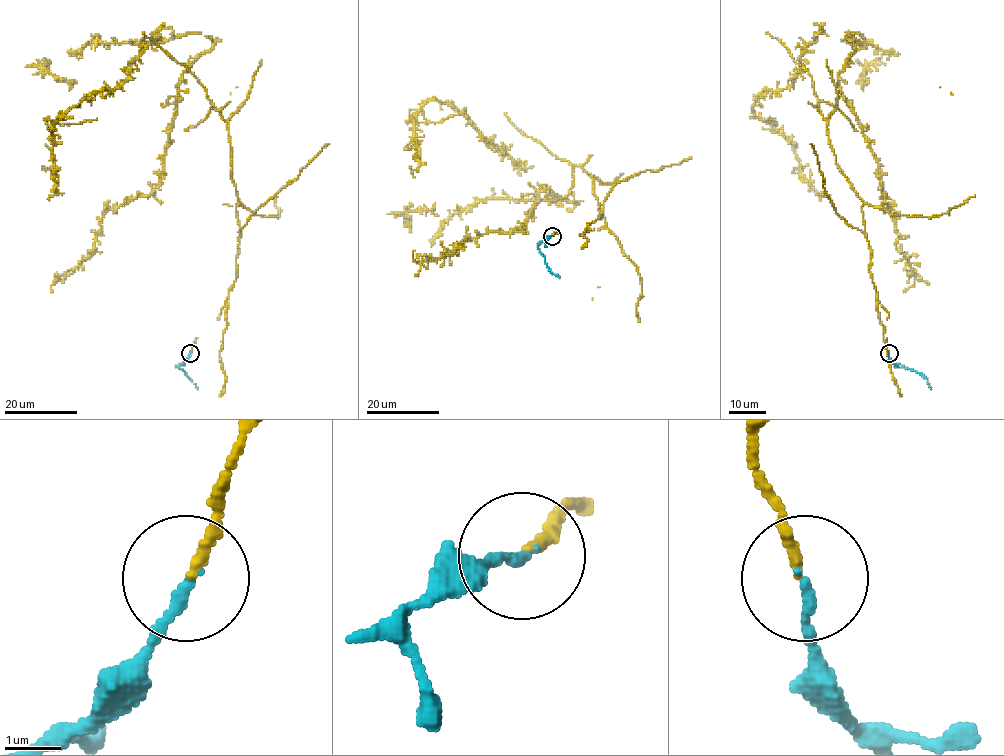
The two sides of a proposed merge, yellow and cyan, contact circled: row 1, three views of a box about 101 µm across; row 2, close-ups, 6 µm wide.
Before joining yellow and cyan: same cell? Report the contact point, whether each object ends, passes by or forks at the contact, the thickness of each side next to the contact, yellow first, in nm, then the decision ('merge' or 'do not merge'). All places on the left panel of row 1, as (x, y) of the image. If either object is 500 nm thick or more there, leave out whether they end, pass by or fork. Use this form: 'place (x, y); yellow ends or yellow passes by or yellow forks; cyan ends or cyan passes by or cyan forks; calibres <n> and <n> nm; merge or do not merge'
place (190, 353); yellow ends; cyan ends; calibres 160 and 180 nm; merge

